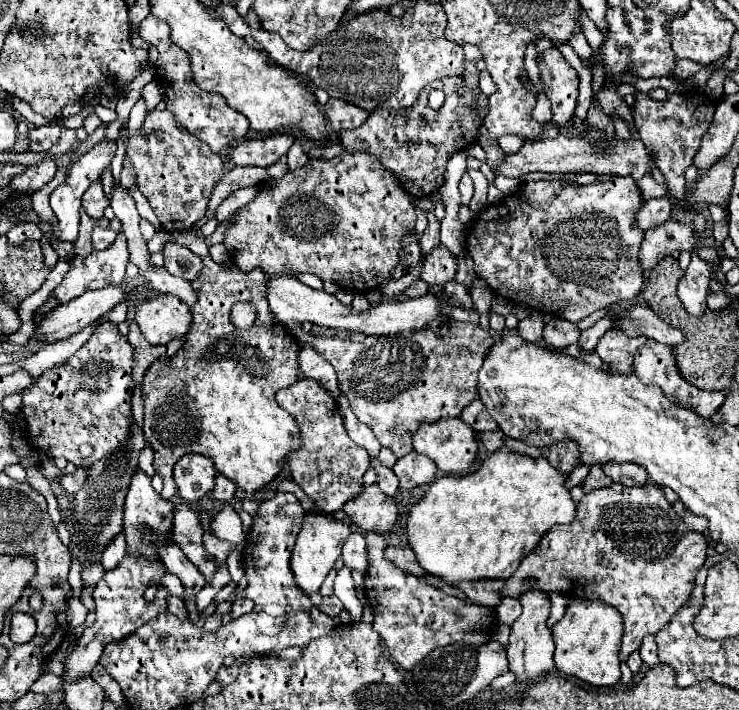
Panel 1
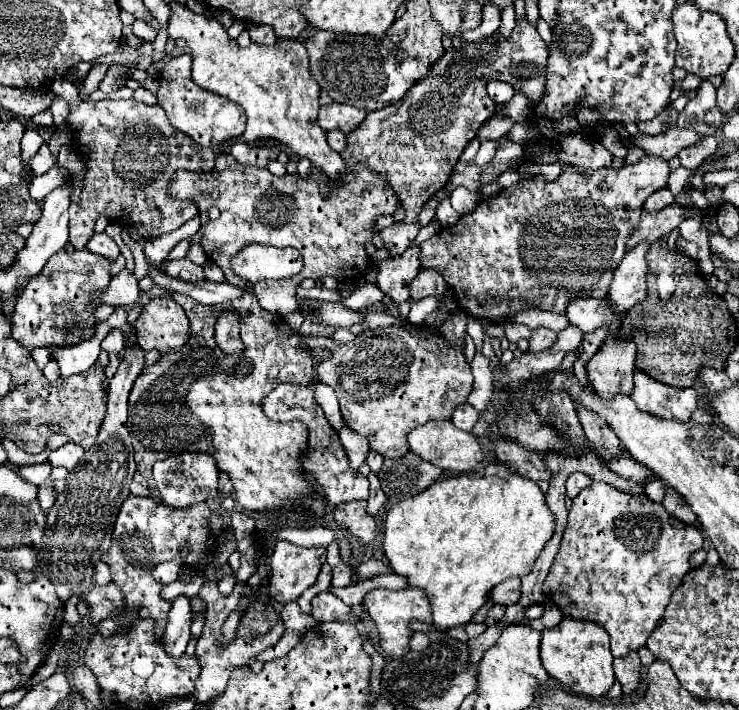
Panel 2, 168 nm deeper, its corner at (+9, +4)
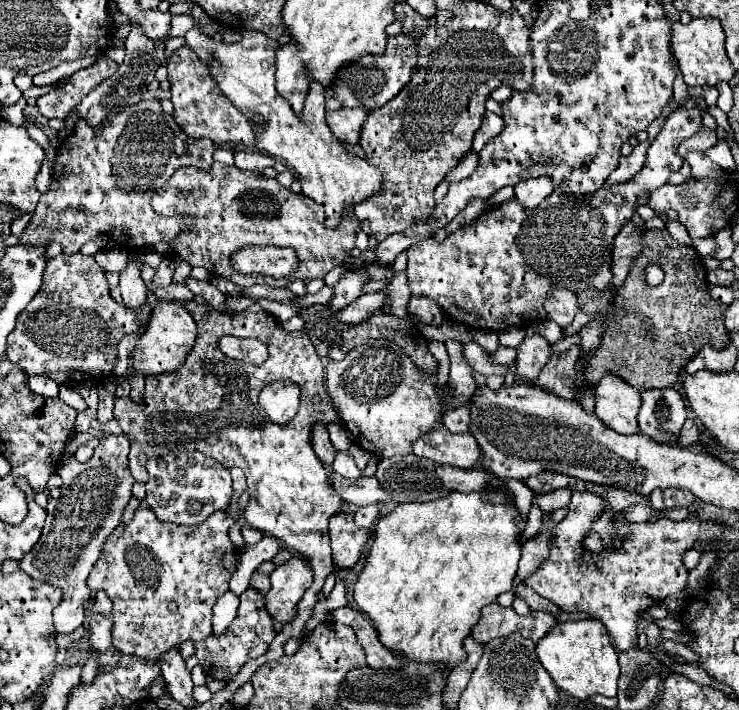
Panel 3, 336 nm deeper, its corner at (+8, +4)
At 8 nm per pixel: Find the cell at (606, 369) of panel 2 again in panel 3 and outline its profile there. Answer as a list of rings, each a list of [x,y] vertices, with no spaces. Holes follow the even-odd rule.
[[[606,372],[596,384],[596,416],[620,434],[638,432],[636,414],[640,402],[640,392],[614,372]]]

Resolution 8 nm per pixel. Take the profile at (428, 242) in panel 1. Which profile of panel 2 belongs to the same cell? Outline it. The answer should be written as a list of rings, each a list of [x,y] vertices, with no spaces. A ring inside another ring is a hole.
[[[409,246],[401,256],[377,262],[379,290],[385,292],[395,304],[403,304],[409,300],[409,284],[419,270],[419,246]]]

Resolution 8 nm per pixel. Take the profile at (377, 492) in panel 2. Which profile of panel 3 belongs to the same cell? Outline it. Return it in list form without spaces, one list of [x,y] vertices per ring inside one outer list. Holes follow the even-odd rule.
[[[366,506],[366,508],[358,508],[356,514],[354,514],[354,520],[358,526],[362,528],[372,528],[376,516],[380,514],[380,508],[378,506]]]

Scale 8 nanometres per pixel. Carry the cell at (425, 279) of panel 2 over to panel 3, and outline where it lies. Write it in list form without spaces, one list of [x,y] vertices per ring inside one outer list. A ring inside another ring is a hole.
[[[412,296],[410,298],[408,314],[416,316],[424,324],[434,324],[434,326],[440,326],[446,320],[444,310],[432,298],[424,298],[424,296]]]

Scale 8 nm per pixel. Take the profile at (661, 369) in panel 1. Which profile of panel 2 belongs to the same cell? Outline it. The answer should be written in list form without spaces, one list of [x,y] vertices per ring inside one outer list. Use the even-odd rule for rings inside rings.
[[[635,370],[635,390],[631,398],[643,412],[679,422],[687,422],[699,402],[699,396],[693,388],[669,388],[649,378],[641,370]]]

